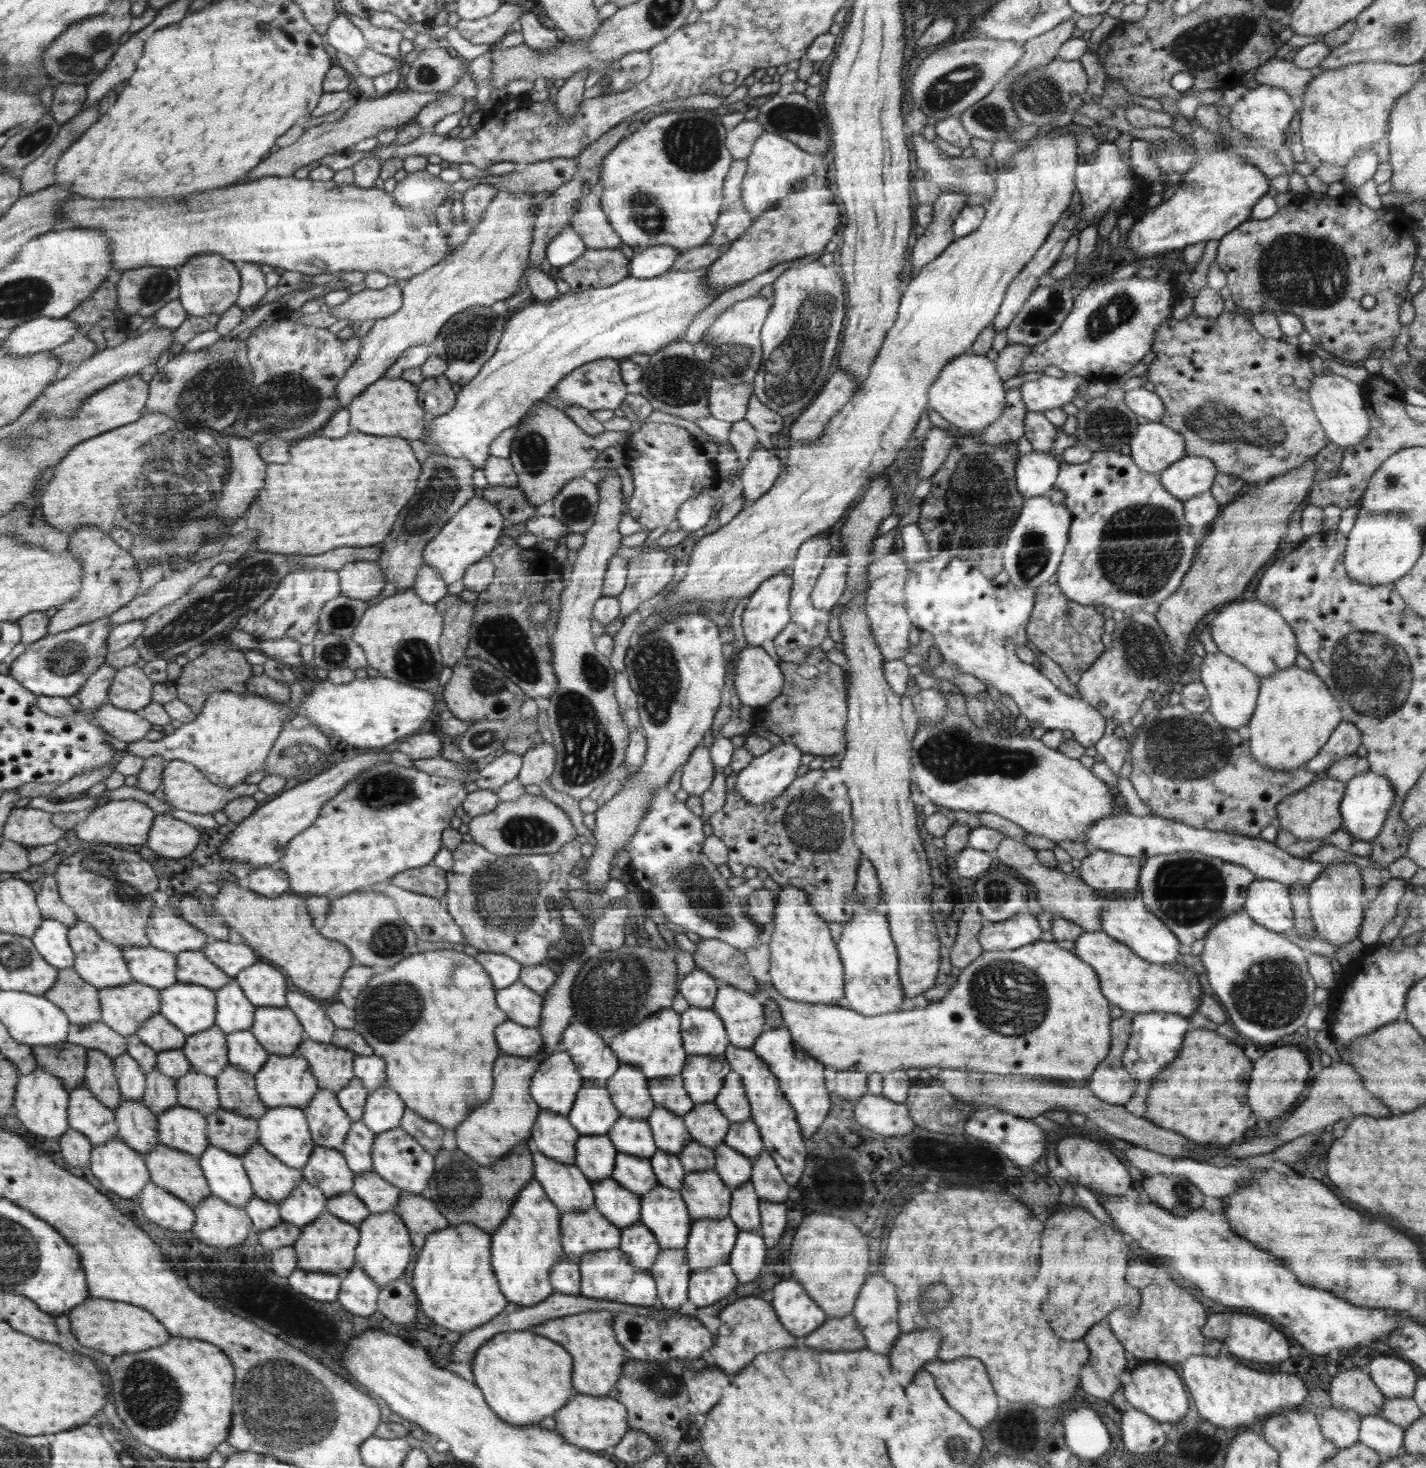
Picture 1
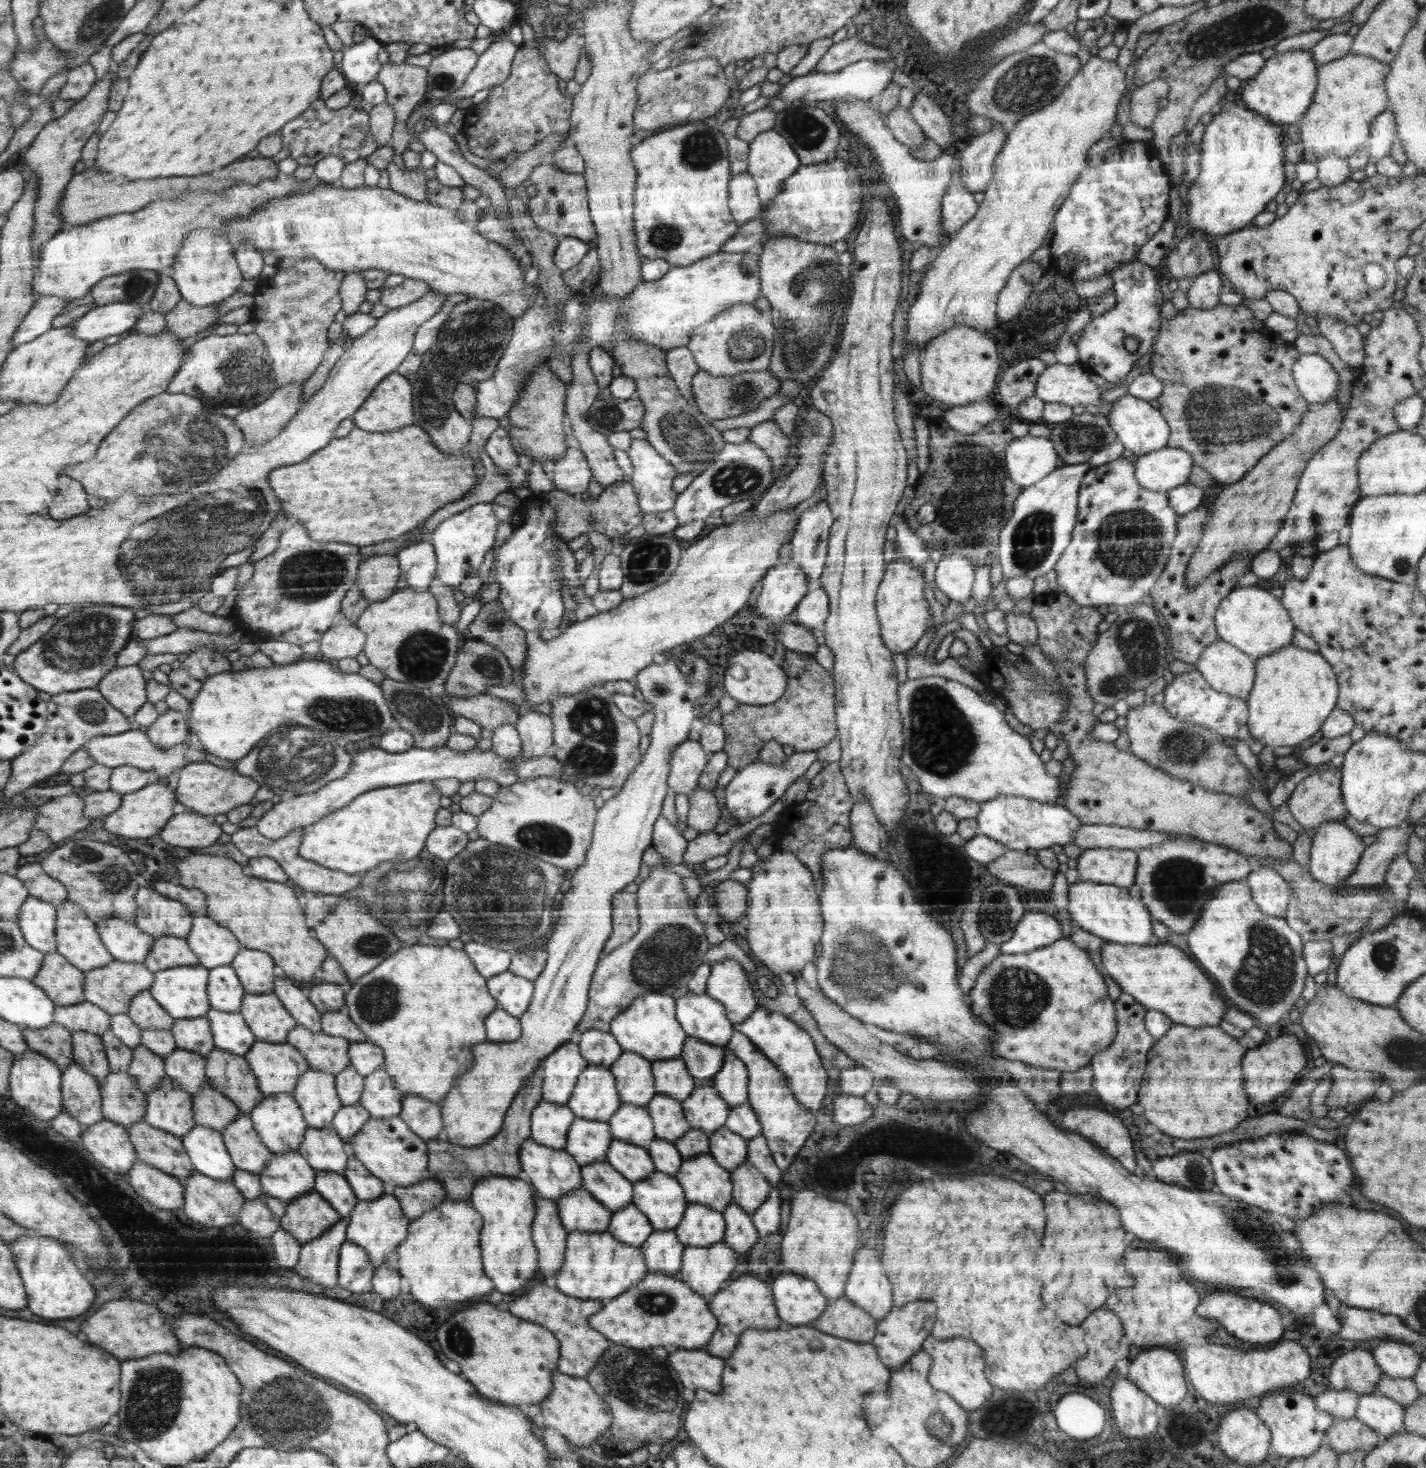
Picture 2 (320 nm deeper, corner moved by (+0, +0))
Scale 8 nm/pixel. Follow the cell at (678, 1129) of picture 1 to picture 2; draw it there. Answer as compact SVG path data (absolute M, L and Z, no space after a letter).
M668 1095L655 1097L645 1107L651 1111L655 1123L655 1136L674 1142L691 1129L683 1113L681 1101Z

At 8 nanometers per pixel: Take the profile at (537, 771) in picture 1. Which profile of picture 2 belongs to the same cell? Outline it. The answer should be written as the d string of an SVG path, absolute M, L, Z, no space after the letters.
M530 711L515 720L521 738L521 756L533 759L544 755L553 744L553 720L550 715Z

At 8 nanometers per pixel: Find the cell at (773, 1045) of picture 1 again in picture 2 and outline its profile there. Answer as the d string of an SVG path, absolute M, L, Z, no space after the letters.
M761 1006L742 1024L734 1024L734 1029L747 1035L788 1076L792 1092L805 1107L813 1111L820 1108L828 1090L828 1074L822 1068L821 1056L818 1056L812 1038L800 1026L787 1016Z

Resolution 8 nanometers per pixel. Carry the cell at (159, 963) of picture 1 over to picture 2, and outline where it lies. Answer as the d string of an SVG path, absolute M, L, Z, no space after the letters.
M110 917L96 922L96 926L104 946L116 959L143 964L150 956L155 937L140 930L134 922Z

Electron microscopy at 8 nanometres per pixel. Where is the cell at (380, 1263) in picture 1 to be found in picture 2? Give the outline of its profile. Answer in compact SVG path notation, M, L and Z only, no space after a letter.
M389 1189L382 1196L369 1201L358 1201L349 1214L346 1238L366 1250L369 1261L377 1267L386 1264L388 1254L396 1250L407 1238L411 1219L403 1213L402 1204Z

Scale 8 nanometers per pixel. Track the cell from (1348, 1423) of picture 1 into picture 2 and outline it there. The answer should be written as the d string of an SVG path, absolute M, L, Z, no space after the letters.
M1326 1390L1315 1400L1316 1410L1332 1414L1336 1420L1354 1418L1359 1402L1359 1395L1352 1390Z

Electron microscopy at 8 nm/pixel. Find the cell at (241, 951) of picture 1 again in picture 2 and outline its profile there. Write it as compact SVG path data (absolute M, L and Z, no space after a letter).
M207 914L195 915L194 925L186 940L191 949L199 955L199 964L208 967L210 970L215 969L218 965L230 965L236 956L242 952L242 944L232 935L232 932L227 927L219 926L219 923L215 919L211 919Z

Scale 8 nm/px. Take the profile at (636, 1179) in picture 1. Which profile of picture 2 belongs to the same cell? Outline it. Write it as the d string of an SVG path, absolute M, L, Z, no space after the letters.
M623 1140L612 1142L612 1150L608 1149L608 1162L632 1182L642 1181L655 1170L654 1160L650 1152L642 1147L635 1146Z

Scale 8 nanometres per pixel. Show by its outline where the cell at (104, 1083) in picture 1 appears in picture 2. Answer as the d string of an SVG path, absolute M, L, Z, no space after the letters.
M75 1031L72 1034L74 1046L74 1062L78 1063L88 1074L102 1084L111 1072L110 1063L107 1061L106 1047L100 1035L86 1031Z

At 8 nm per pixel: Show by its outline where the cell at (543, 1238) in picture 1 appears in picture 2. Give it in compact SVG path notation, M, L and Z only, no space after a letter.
M484 1177L472 1189L470 1204L483 1217L482 1255L487 1275L502 1294L518 1294L528 1289L530 1280L538 1270L539 1254L532 1242L532 1220L536 1218L536 1198L526 1177Z

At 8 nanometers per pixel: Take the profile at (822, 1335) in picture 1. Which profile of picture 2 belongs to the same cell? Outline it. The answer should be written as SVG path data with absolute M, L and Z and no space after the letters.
M842 1296L831 1302L825 1312L814 1321L816 1330L854 1342L871 1343L875 1338L877 1322L863 1307L856 1306Z

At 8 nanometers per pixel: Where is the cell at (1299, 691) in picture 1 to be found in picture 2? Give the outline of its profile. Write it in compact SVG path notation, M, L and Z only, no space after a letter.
M1292 644L1255 659L1255 680L1245 700L1252 738L1257 738L1264 746L1294 748L1316 734L1325 718L1336 708L1339 694L1339 684L1330 665L1319 652Z

